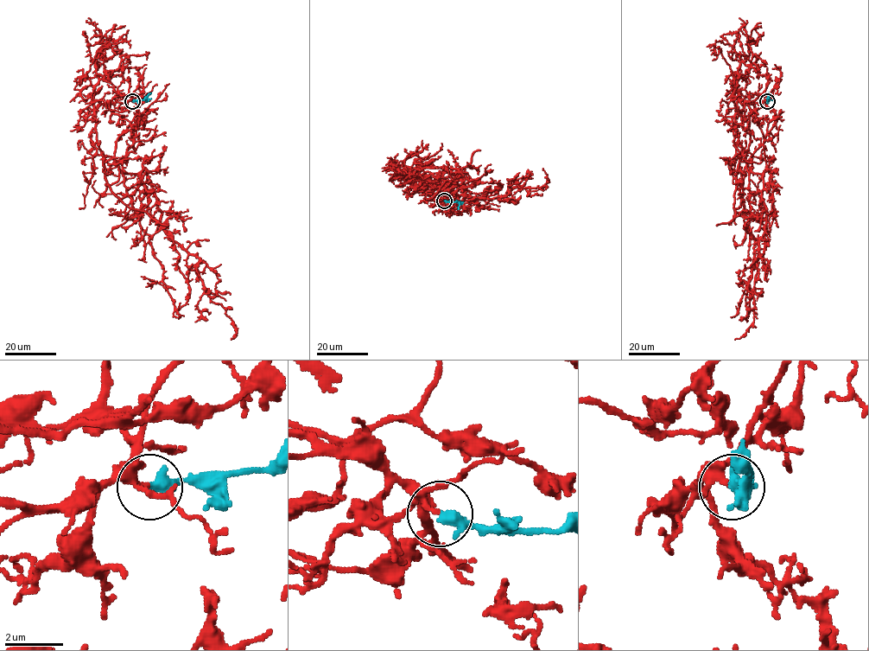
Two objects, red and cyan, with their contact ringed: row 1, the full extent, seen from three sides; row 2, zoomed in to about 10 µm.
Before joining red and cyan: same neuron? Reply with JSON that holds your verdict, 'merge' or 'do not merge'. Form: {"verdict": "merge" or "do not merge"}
{"verdict": "merge"}

